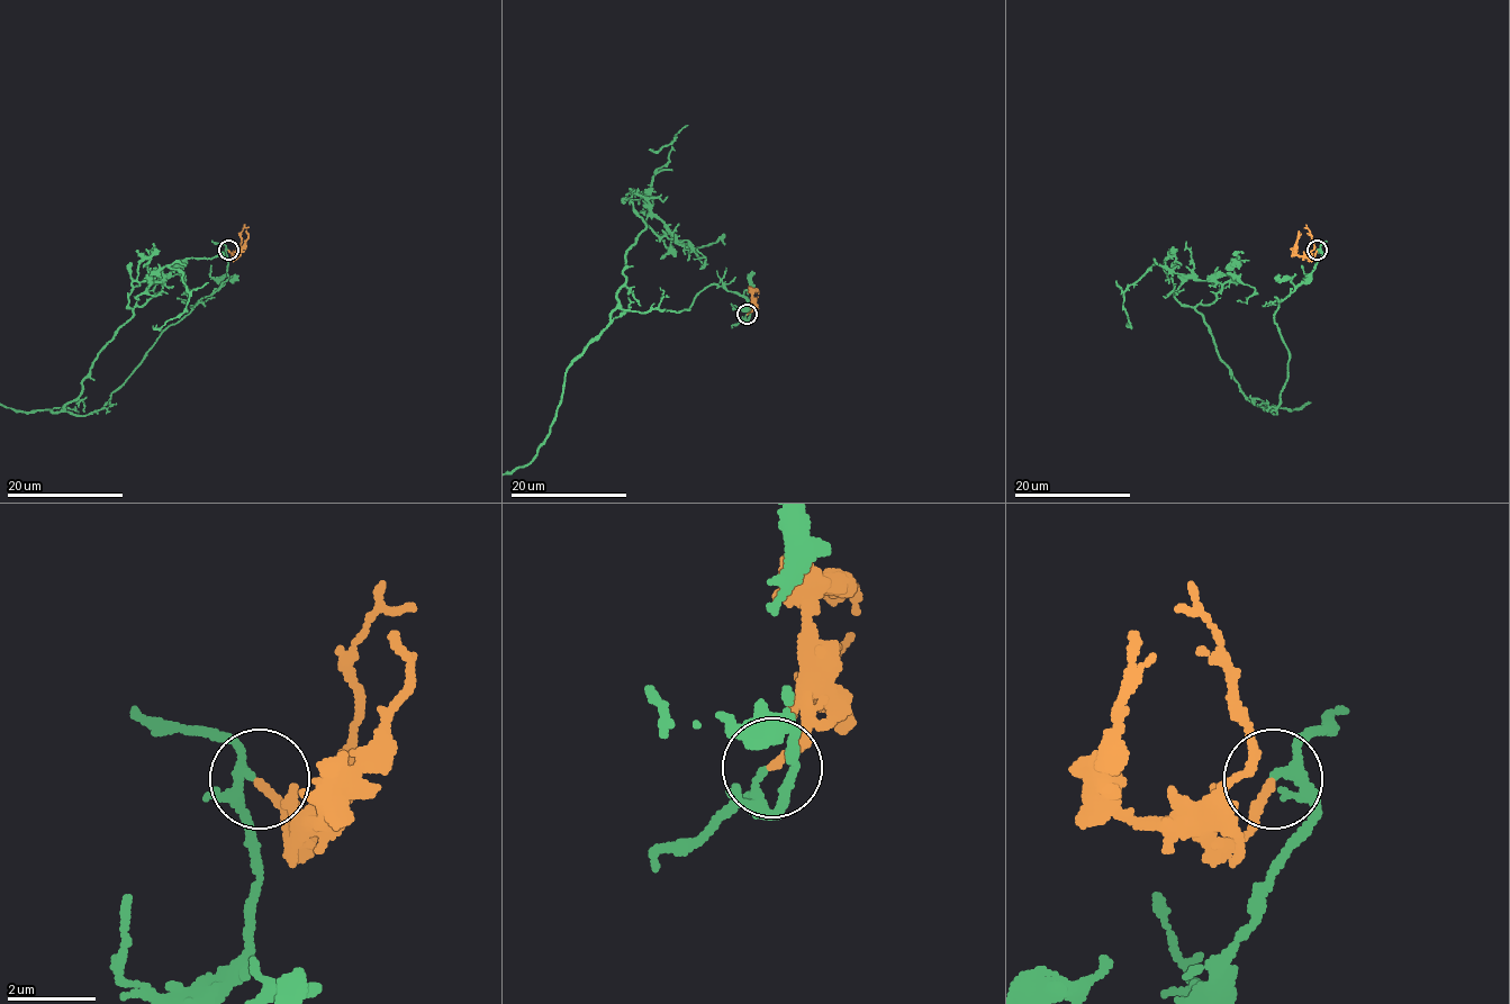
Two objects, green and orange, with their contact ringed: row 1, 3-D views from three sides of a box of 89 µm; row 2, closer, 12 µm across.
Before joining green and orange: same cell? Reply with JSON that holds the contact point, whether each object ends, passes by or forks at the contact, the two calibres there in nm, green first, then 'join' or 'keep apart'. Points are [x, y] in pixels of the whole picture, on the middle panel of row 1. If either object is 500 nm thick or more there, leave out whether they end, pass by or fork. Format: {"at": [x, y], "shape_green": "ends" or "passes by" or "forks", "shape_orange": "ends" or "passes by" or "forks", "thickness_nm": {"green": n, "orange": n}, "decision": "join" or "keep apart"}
{"at": [747, 314], "shape_green": "passes by", "shape_orange": "ends", "thickness_nm": {"green": 160, "orange": 180}, "decision": "join"}

